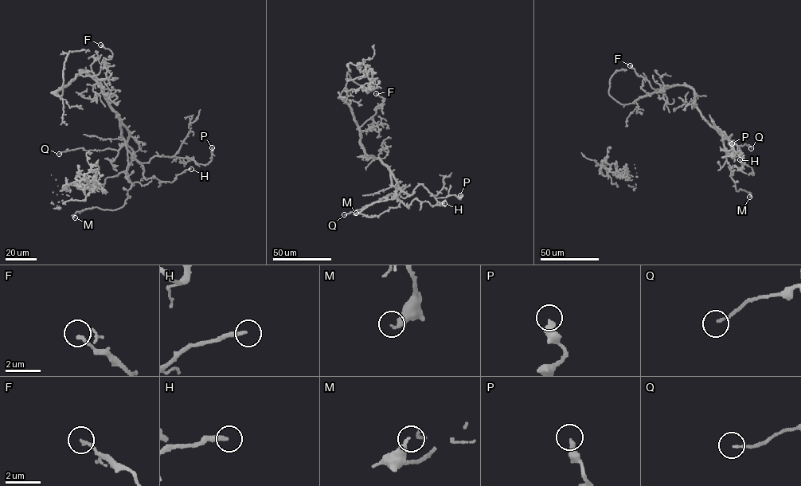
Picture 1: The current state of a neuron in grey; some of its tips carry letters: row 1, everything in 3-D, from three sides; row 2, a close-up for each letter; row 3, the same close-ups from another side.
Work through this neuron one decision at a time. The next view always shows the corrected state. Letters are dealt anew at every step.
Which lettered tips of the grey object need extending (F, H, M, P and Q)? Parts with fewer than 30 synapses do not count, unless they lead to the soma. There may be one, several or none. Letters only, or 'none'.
H

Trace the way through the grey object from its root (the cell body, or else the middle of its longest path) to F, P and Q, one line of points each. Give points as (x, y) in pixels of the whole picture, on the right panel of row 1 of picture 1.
F: (668, 87), (653, 88), (650, 82), (638, 76), (630, 65)
P: (668, 87), (692, 88), (695, 106), (731, 155), (720, 150), (734, 150), (732, 157), (732, 143)
Q: (668, 87), (689, 85), (693, 91), (695, 106), (704, 119), (724, 135), (731, 146), (745, 143), (751, 148)

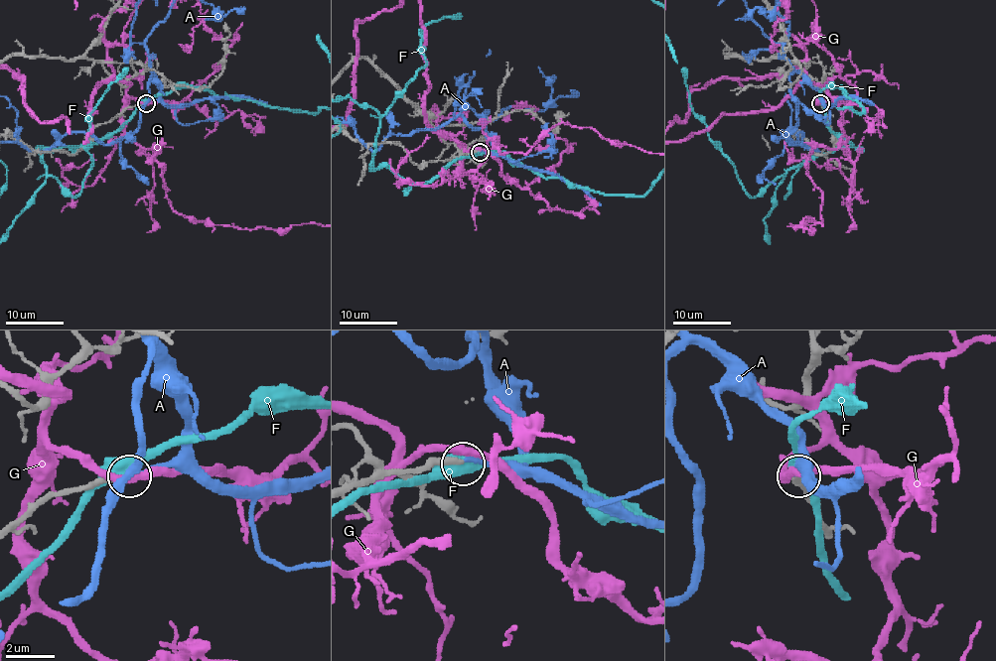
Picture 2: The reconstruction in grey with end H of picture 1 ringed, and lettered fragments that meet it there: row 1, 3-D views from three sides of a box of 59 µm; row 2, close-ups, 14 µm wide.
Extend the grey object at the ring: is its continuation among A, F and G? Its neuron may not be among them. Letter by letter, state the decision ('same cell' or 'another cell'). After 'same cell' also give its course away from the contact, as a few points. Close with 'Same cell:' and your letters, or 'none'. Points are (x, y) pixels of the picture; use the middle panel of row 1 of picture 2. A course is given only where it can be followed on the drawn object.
A: another cell
F: another cell
G: another cell
Same cell: none

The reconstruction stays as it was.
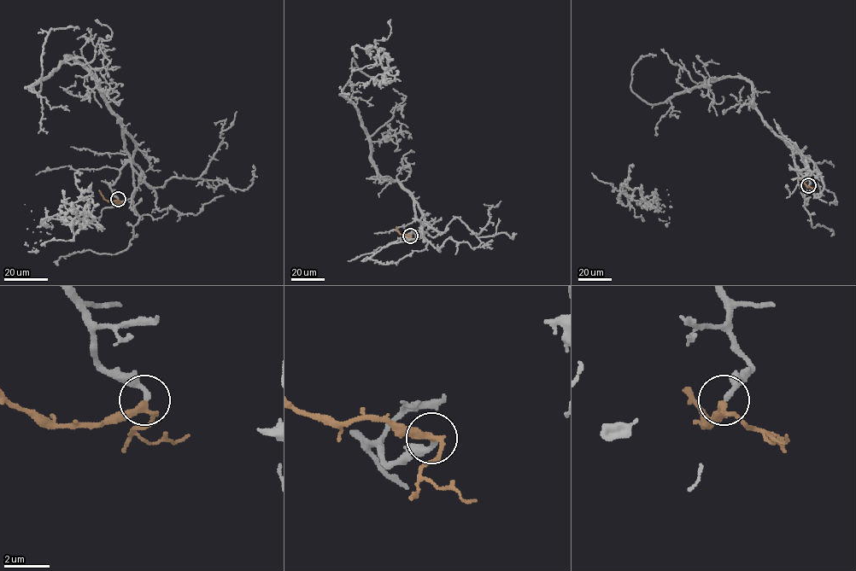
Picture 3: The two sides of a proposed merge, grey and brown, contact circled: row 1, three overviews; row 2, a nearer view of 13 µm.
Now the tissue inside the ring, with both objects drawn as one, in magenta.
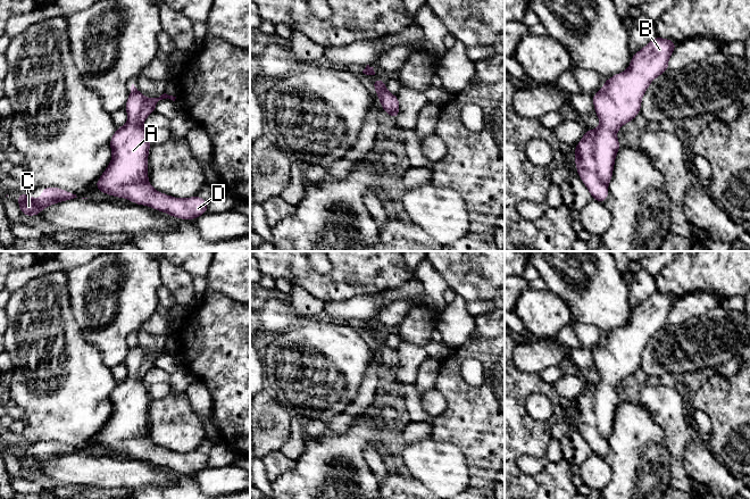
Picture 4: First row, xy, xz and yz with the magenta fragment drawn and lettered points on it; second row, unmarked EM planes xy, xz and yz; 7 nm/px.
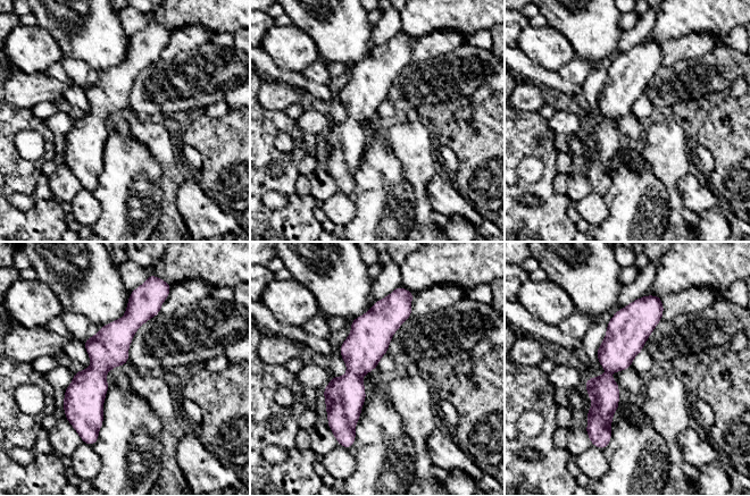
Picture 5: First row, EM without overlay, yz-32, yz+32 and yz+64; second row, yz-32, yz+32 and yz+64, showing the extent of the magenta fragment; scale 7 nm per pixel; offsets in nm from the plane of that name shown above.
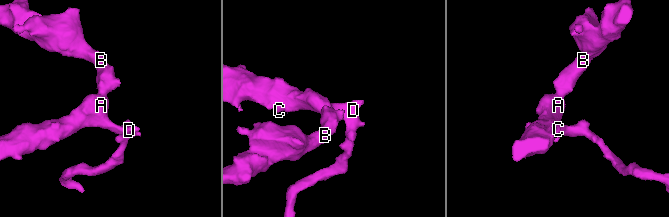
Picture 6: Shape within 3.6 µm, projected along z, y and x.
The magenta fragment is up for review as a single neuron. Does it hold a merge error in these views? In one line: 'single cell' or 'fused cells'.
single cell

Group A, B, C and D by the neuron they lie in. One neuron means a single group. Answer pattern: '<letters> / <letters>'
A B C D

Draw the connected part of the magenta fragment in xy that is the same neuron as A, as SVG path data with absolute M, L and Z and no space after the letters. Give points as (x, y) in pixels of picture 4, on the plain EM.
M132 339L124 361L128 371L127 377L118 382L111 391L110 418L94 440L101 448L125 452L175 473L191 475L207 467L207 455L199 450L184 454L167 450L153 443L148 434L151 398L142 380L145 373L156 366L157 357L167 352L173 356L176 354L166 348L159 352L145 352Z

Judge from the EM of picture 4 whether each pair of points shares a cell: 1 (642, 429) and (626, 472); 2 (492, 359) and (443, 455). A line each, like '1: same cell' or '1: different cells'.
1: same cell
2: different cells

